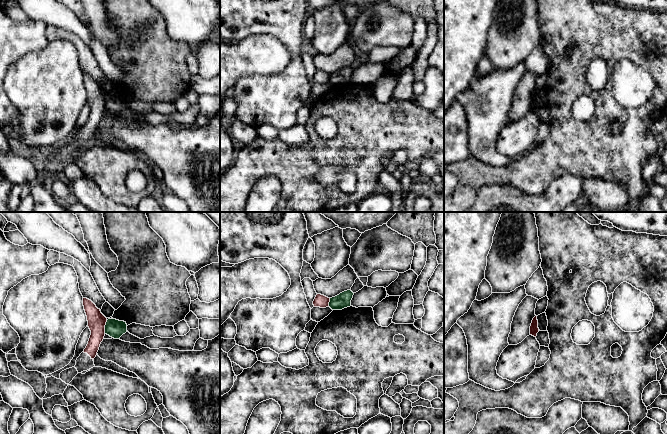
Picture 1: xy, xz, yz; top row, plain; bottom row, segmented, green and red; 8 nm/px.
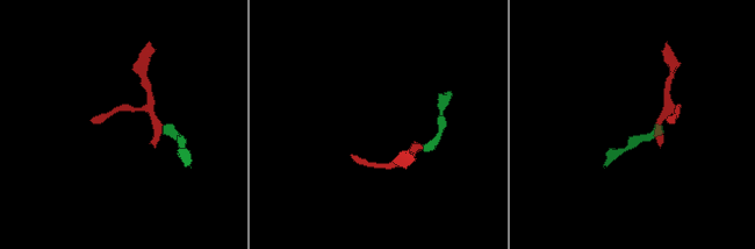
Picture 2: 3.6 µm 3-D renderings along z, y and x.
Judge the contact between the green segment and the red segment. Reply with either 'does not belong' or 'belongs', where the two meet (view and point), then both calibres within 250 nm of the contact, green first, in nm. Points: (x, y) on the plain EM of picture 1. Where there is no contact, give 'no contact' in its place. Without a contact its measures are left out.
does not belong; meets green in xy at (105, 103); 150 nm thick on the green side, 140 nm on the other

